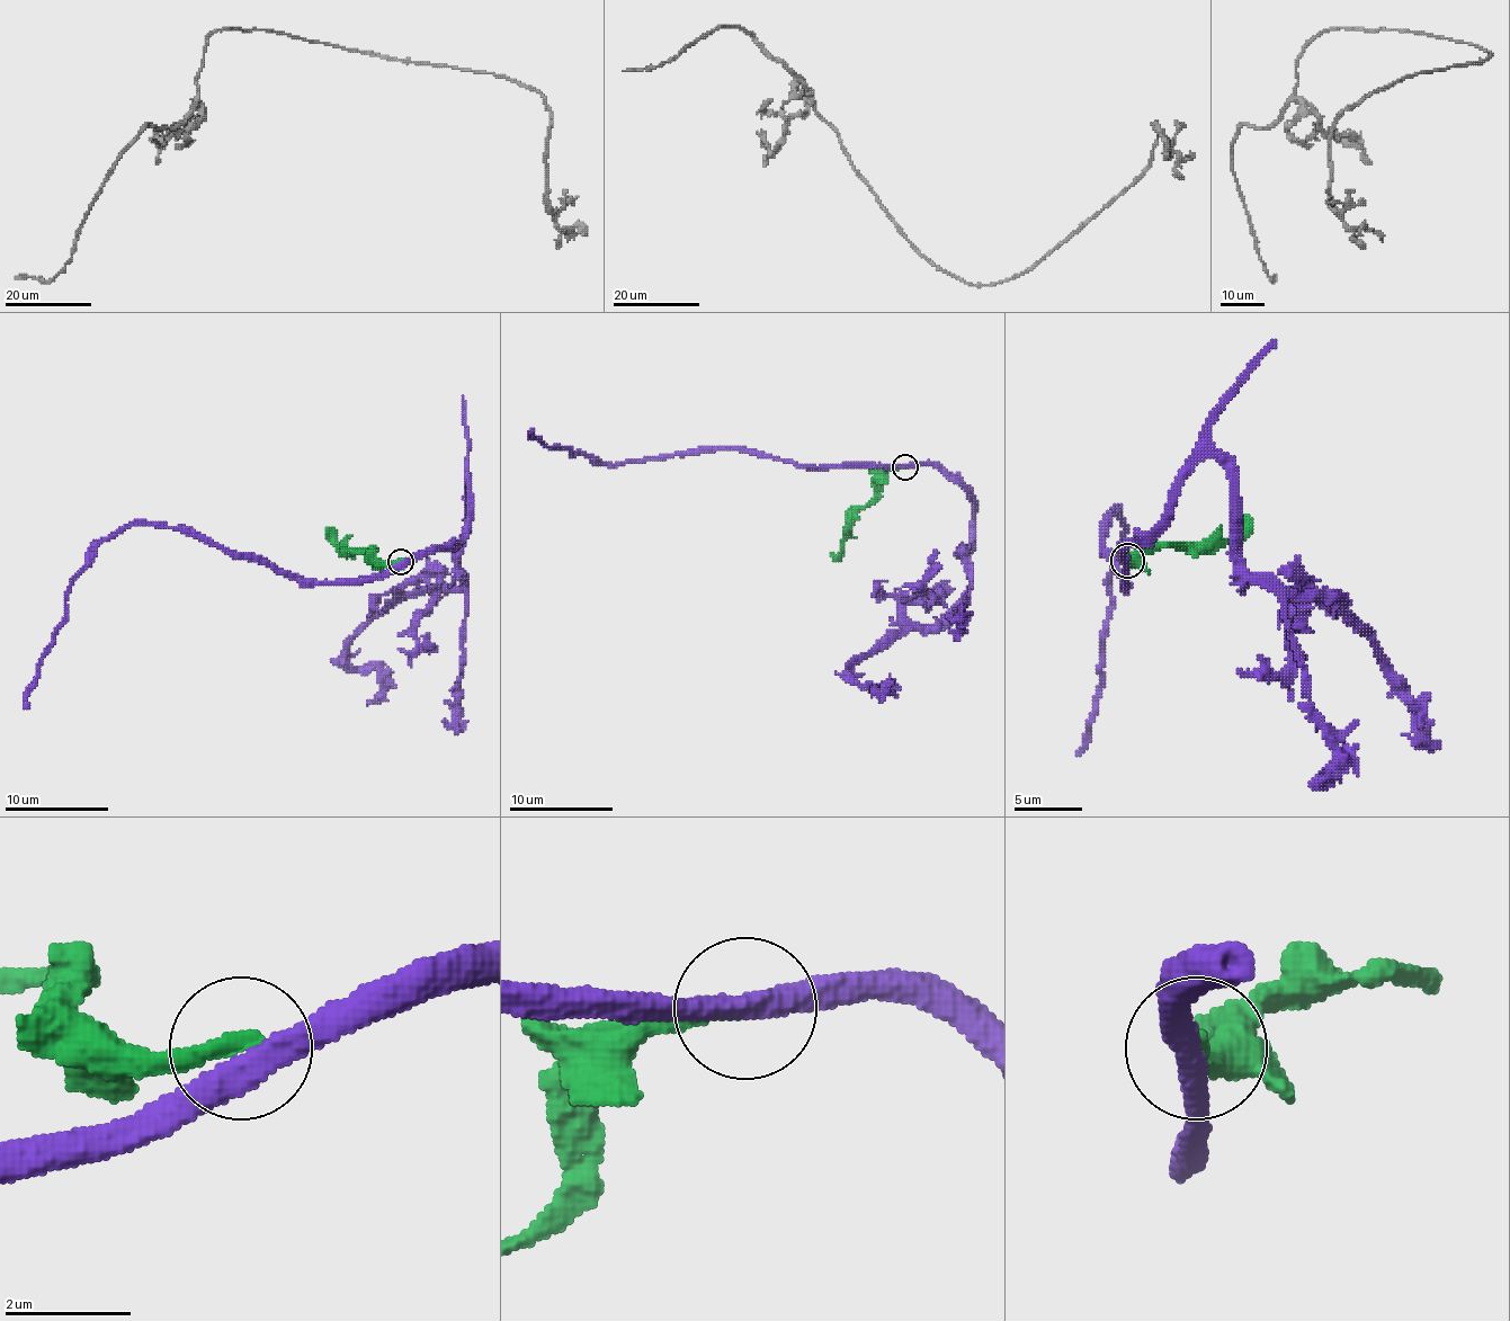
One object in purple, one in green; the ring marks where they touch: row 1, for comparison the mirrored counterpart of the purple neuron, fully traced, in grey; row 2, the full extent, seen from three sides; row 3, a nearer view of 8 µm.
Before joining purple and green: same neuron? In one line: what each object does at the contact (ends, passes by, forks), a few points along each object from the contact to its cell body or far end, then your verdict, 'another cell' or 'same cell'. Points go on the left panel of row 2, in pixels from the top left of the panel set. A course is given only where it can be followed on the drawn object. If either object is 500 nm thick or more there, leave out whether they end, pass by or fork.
purple passes by; green ends there; purple runs (401, 561), (465, 533), (467, 483), (463, 585), (398, 595), (349, 646), (354, 667), (377, 672), (367, 705); green runs (401, 561), (380, 561), (369, 551), (339, 549), (325, 527); another cell

